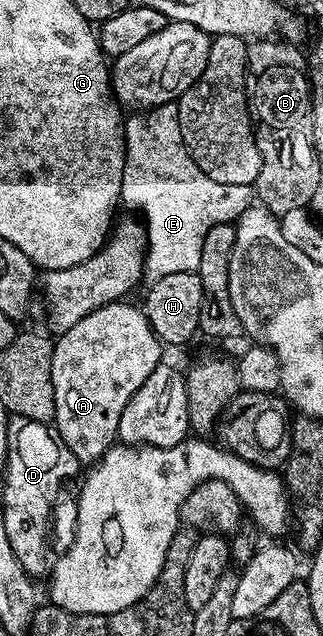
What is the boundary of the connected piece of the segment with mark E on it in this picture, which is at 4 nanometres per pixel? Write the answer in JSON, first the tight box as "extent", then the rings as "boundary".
{"extent":[120,102,256,280],"boundary":[[[176,102],[169,104],[161,104],[155,109],[150,110],[146,115],[139,113],[132,114],[131,117],[124,122],[124,149],[125,155],[125,167],[122,168],[122,191],[120,193],[120,200],[122,204],[126,204],[129,208],[135,211],[141,211],[143,214],[143,222],[147,227],[147,257],[144,265],[144,272],[148,280],[155,280],[157,278],[163,278],[165,275],[176,274],[177,271],[185,271],[186,273],[196,272],[201,261],[201,246],[205,241],[205,235],[217,225],[230,224],[236,222],[240,215],[245,210],[252,208],[254,201],[256,200],[254,186],[249,184],[221,184],[211,179],[209,175],[201,171],[197,167],[197,163],[193,161],[193,157],[189,155],[188,149],[185,147],[184,136],[181,135],[180,121],[179,121],[179,106]]]}

